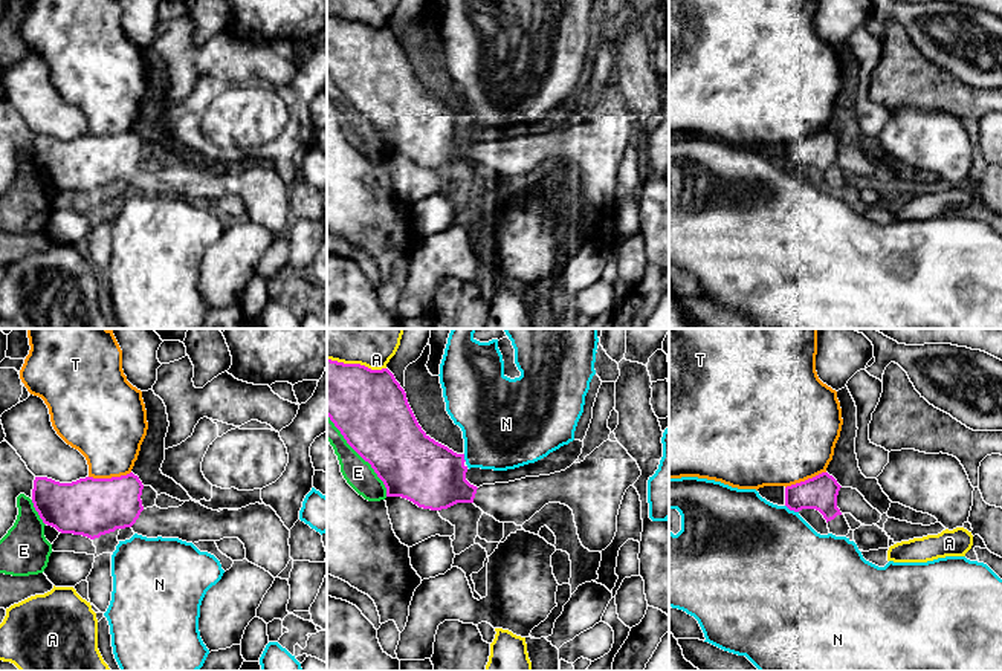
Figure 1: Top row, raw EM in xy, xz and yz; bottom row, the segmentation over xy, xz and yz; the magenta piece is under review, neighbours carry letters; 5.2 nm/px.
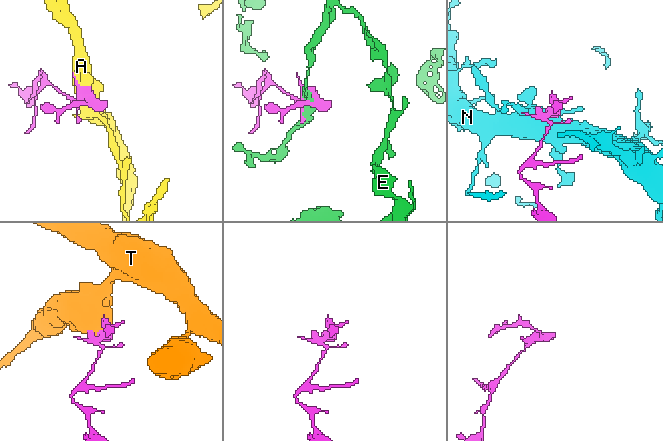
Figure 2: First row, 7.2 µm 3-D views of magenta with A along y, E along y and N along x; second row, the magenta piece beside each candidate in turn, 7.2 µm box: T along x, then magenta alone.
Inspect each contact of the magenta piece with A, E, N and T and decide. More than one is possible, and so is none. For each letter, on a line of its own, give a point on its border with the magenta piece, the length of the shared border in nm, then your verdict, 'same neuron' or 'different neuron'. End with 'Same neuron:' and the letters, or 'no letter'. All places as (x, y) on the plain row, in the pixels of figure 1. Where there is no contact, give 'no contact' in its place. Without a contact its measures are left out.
A: xz (356, 22) | 320 nm | different neuron
E: xz (361, 113) | 550 nm | different neuron
N: yz (791, 167) | 80 nm | different neuron
T: xy (109, 136) | 220 nm | different neuron
Same neuron: no letter

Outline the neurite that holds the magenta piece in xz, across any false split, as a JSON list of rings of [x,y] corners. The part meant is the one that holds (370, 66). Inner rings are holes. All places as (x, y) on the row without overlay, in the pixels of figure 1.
[[[327,17],[327,73],[347,101],[371,122],[386,145],[386,154],[402,154],[431,168],[474,160],[496,179],[516,183],[545,162],[561,160],[573,168],[579,197],[590,209],[602,209],[613,200],[623,153],[642,133],[628,109],[619,99],[606,98],[565,128],[477,145],[466,138],[464,112],[454,110],[422,87],[405,47],[388,26],[371,28]]]

